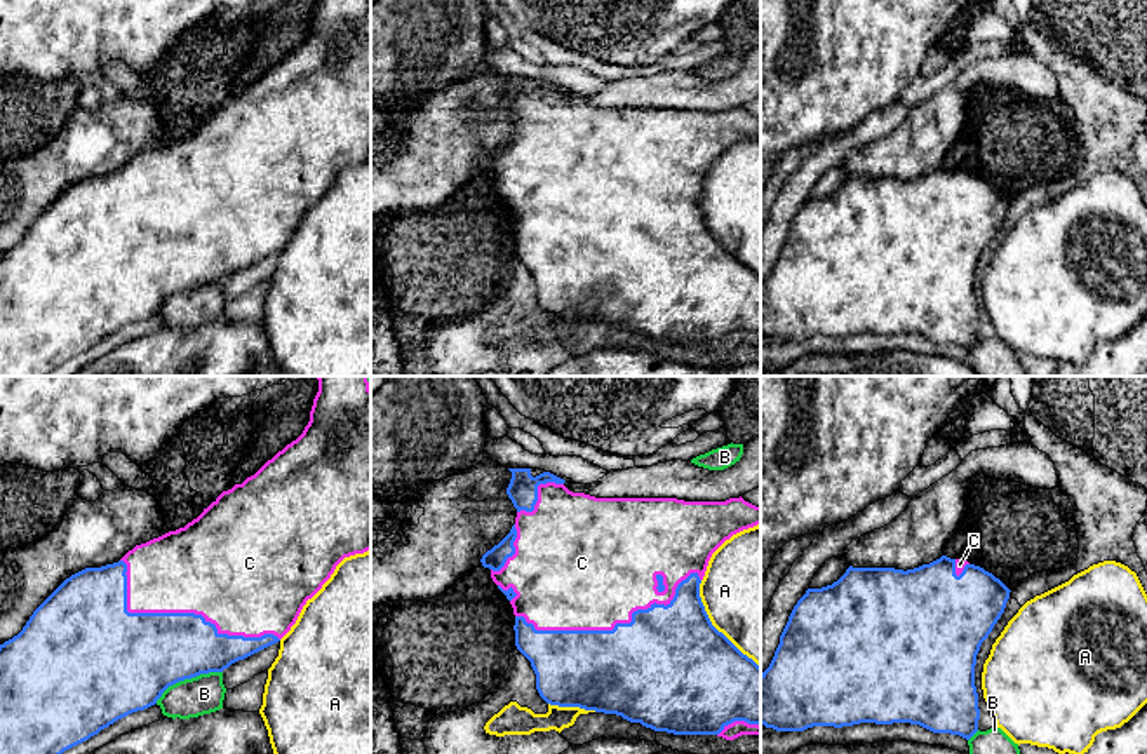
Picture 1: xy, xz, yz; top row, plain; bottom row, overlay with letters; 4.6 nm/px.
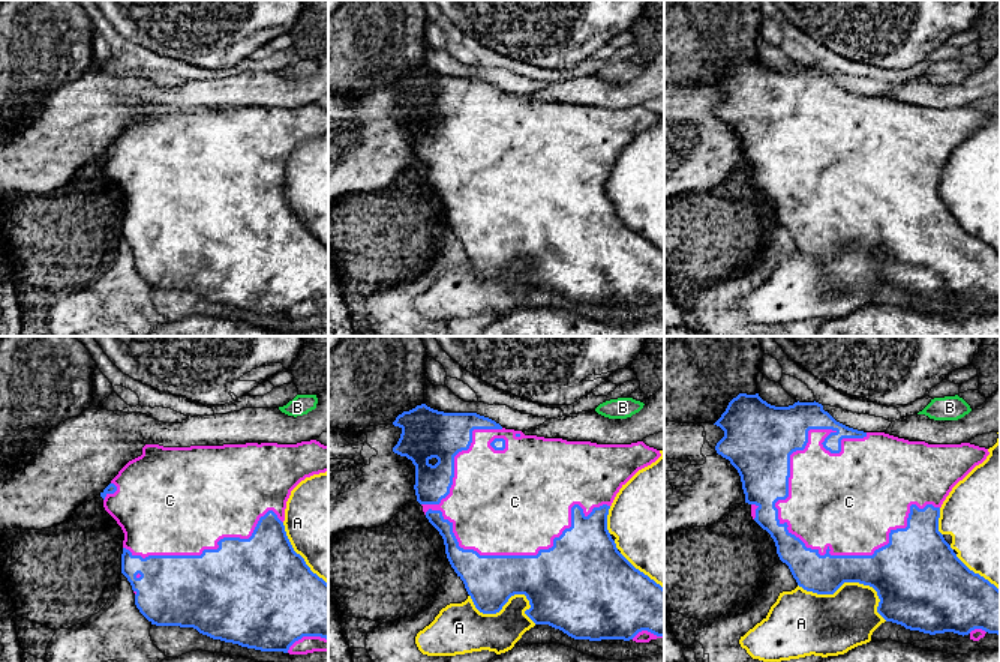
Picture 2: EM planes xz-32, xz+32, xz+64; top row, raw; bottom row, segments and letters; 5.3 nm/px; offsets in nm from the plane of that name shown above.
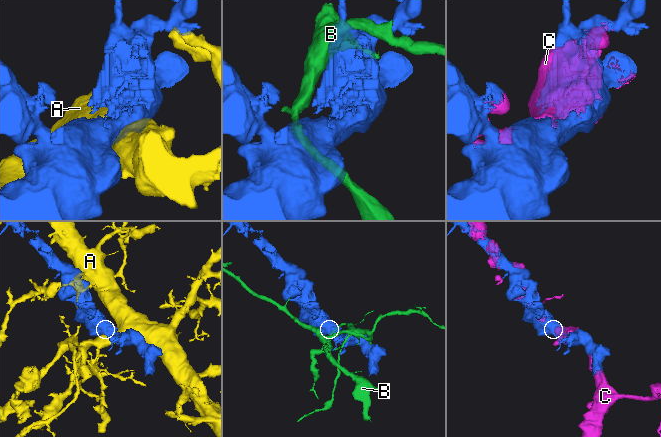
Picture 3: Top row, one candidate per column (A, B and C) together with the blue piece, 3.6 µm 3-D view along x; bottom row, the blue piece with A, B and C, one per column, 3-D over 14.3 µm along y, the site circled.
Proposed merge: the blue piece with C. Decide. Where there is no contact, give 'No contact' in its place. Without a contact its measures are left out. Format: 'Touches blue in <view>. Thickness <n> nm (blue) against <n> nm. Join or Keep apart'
Touches blue in xz. Thickness 480 nm (blue) against 480 nm. Join

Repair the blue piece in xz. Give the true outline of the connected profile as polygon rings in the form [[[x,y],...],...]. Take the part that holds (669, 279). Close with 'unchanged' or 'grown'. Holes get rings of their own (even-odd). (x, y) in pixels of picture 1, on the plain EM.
[[[531,78],[508,80],[512,82],[512,89],[506,104],[517,118],[515,134],[498,155],[482,165],[480,172],[491,179],[493,192],[513,218],[515,256],[531,272],[540,306],[550,315],[616,324],[630,333],[641,333],[654,341],[674,345],[717,345],[726,350],[734,350],[741,345],[761,345],[761,277],[712,235],[700,207],[700,193],[712,164],[733,145],[761,134],[761,117],[745,111],[741,106],[726,111],[595,108],[569,101],[564,96],[566,91],[550,82],[533,87]]]; grown

